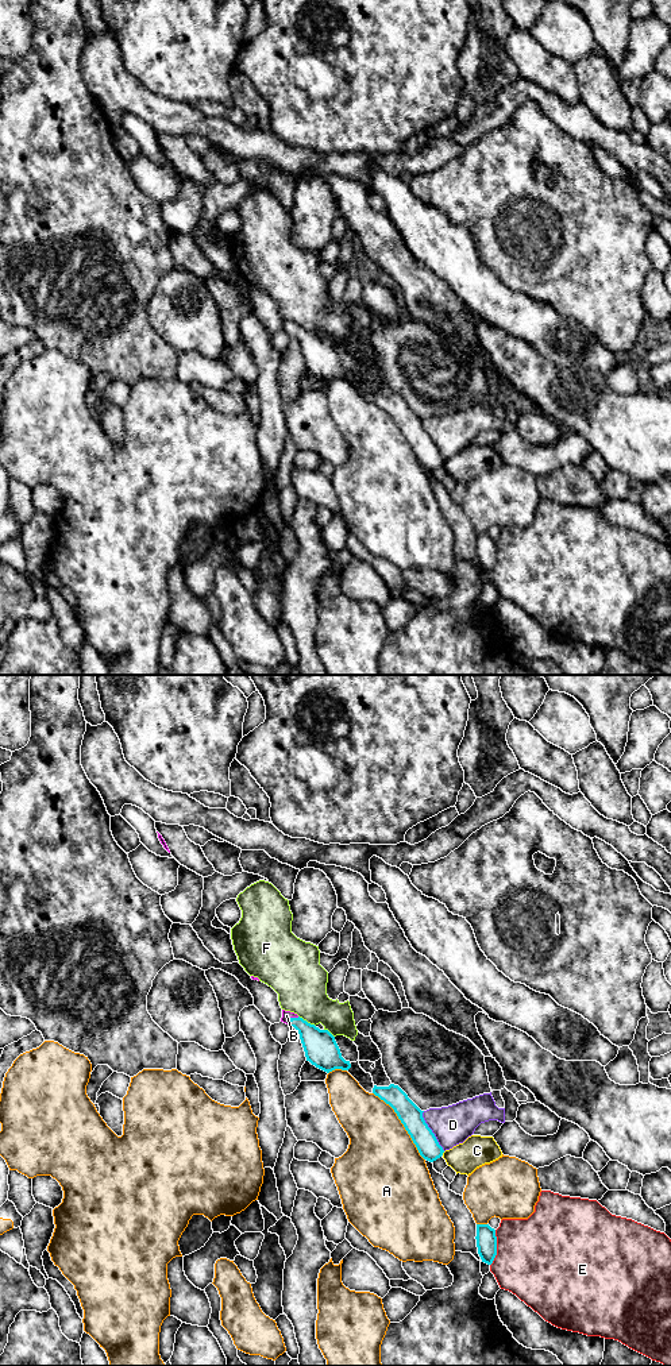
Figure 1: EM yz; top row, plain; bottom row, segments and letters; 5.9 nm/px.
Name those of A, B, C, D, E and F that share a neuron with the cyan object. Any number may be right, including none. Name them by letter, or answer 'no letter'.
B

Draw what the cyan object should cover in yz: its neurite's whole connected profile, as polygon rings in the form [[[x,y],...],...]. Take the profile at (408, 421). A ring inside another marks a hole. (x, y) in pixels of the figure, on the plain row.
[[[374,394],[373,402],[394,418],[424,468],[433,471],[443,464],[443,456],[423,427],[424,420],[398,394]]]

